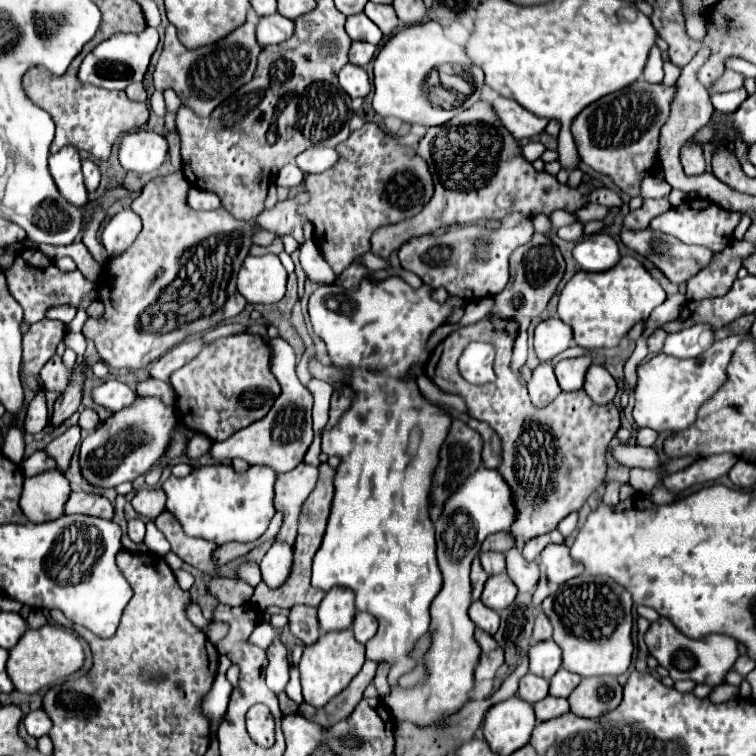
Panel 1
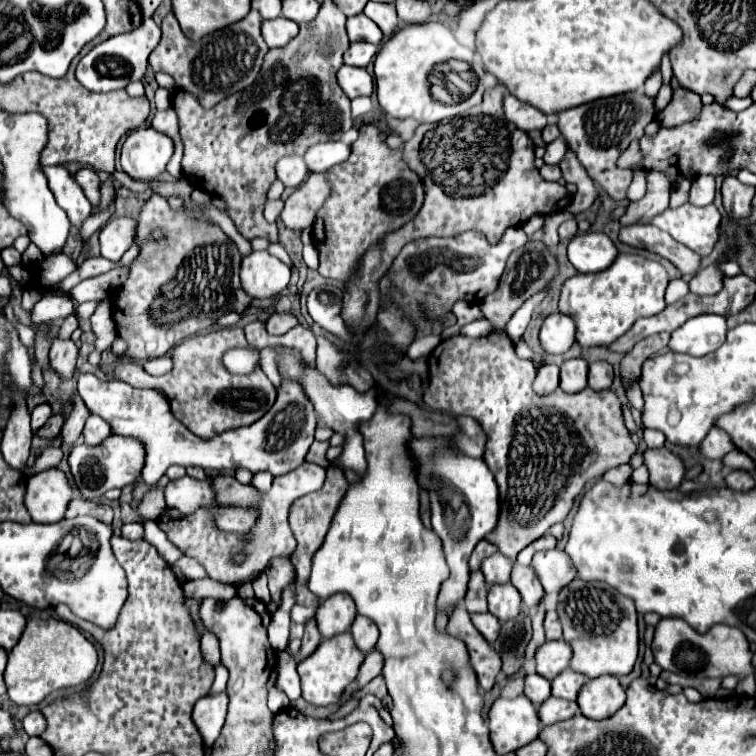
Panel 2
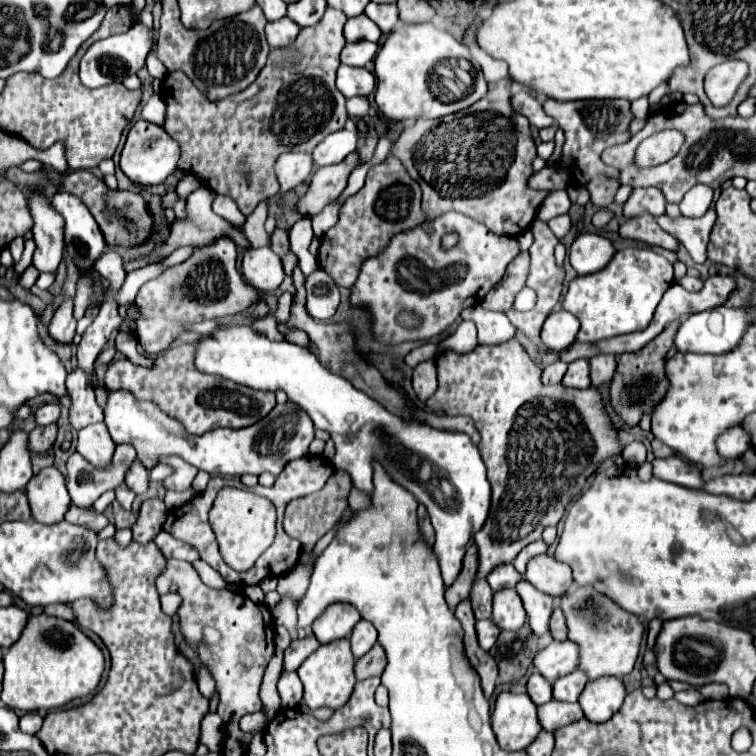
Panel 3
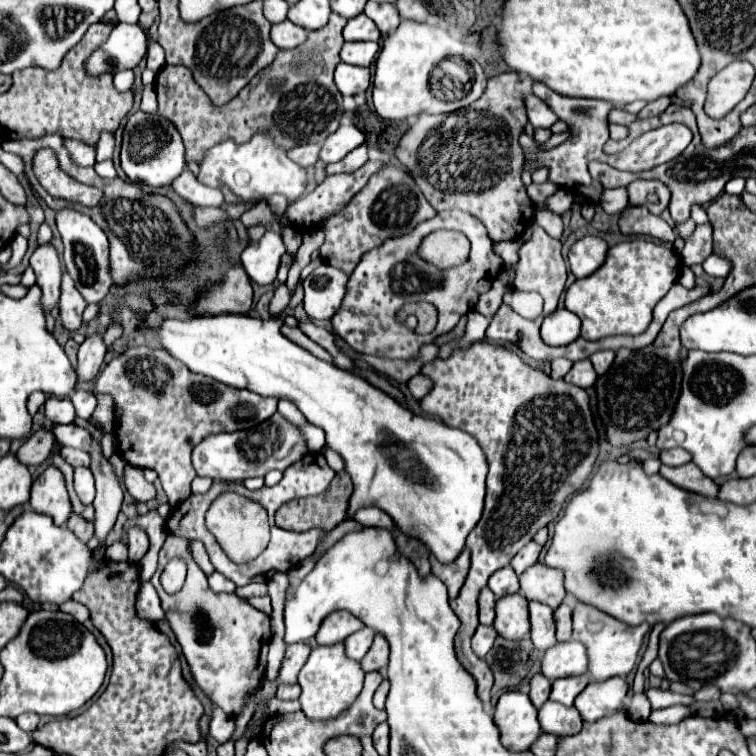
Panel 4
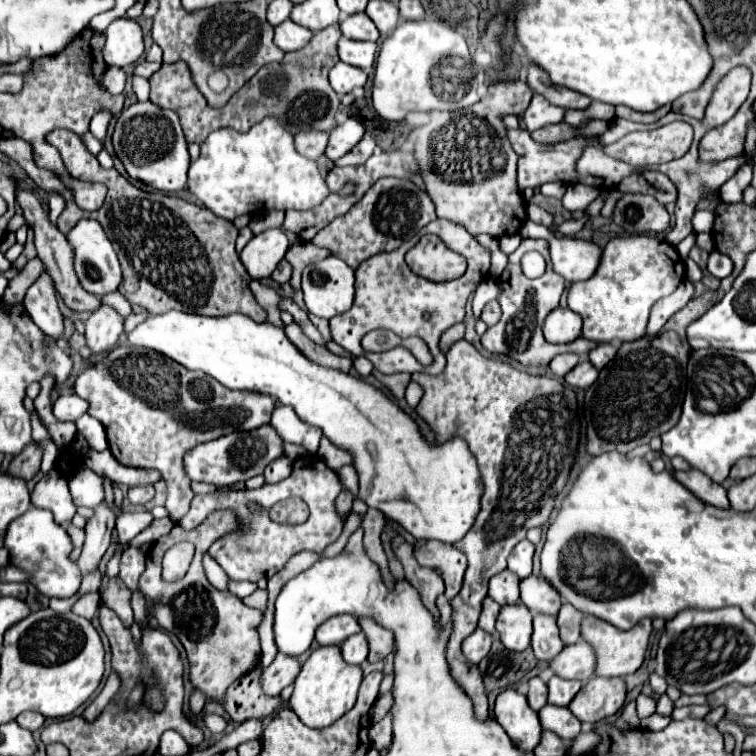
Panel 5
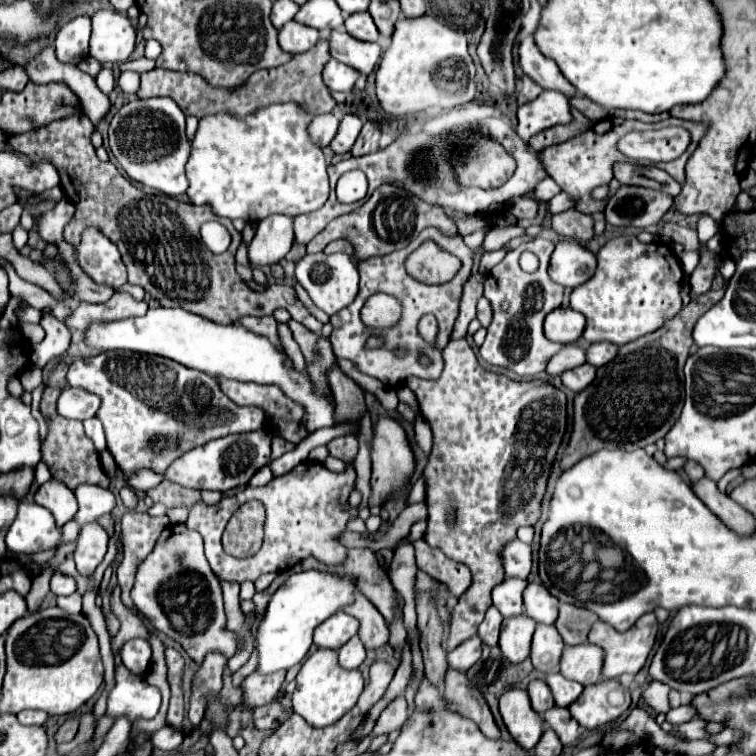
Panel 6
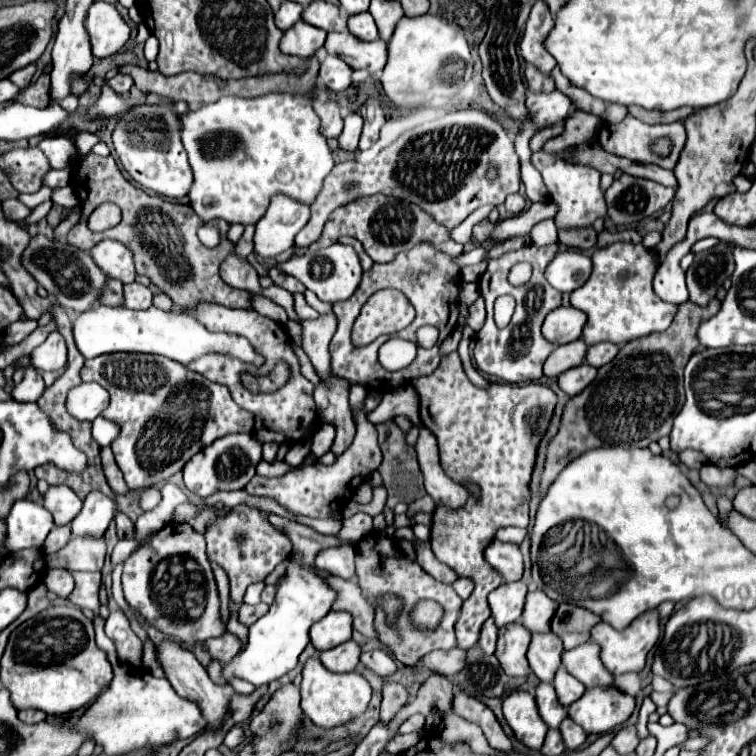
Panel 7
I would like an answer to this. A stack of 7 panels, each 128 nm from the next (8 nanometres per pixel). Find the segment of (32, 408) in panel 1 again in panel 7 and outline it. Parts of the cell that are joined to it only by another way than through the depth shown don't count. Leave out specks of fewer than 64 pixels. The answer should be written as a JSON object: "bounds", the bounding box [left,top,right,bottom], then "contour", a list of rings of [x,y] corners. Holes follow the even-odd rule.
{"bounds":[66,384,108,420],"contour":[[[80,384],[68,392],[66,408],[76,420],[94,420],[104,412],[108,406],[108,390],[104,390],[100,384]]]}

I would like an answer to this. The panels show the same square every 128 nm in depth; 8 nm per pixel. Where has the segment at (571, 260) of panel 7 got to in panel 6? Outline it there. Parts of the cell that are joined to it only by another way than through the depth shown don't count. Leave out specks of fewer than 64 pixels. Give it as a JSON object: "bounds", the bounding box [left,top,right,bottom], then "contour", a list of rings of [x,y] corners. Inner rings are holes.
{"bounds":[548,240,596,288],"contour":[[[562,240],[552,252],[548,274],[556,284],[564,288],[576,288],[578,284],[590,280],[594,270],[596,256],[590,250],[586,250],[574,240]]]}

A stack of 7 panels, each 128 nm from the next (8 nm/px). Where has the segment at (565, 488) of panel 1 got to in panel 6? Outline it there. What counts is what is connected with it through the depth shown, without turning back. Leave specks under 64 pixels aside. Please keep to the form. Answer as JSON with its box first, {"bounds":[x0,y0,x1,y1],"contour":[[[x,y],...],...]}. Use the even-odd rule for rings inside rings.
{"bounds":[406,338,566,740],"contour":[[[462,338],[462,340],[450,340],[448,346],[444,348],[442,352],[444,356],[444,370],[440,374],[440,378],[436,380],[424,380],[424,378],[416,378],[416,376],[410,376],[406,380],[406,386],[416,394],[418,398],[418,406],[420,406],[420,414],[424,416],[424,420],[430,424],[432,428],[432,434],[434,434],[434,448],[432,448],[432,454],[430,454],[430,460],[424,468],[424,476],[426,476],[426,484],[428,484],[428,490],[426,490],[426,504],[428,504],[428,530],[426,530],[426,536],[424,540],[432,546],[432,548],[440,548],[448,558],[460,562],[460,564],[466,564],[470,570],[472,570],[472,586],[468,588],[468,592],[464,596],[460,596],[458,604],[454,606],[452,610],[452,620],[450,620],[450,638],[448,638],[448,650],[456,648],[458,644],[462,644],[464,640],[476,636],[476,630],[478,630],[478,624],[484,620],[484,614],[486,610],[492,606],[492,600],[490,600],[490,592],[494,586],[498,586],[502,580],[504,580],[504,570],[502,570],[502,562],[500,562],[500,550],[502,546],[508,542],[508,540],[514,540],[516,538],[516,530],[520,526],[534,526],[536,520],[540,518],[540,502],[542,502],[542,496],[546,492],[546,480],[548,480],[548,474],[550,474],[550,464],[554,460],[554,454],[560,446],[560,440],[564,436],[564,428],[566,428],[566,396],[562,390],[554,388],[552,384],[544,384],[542,380],[528,380],[528,382],[514,382],[502,374],[494,374],[494,372],[486,372],[478,362],[476,362],[476,354],[474,350],[470,348],[470,344]],[[458,670],[446,672],[442,700],[446,702],[448,710],[474,720],[484,736],[488,736],[490,740],[500,740],[500,730],[494,722],[494,716],[484,696],[470,686],[464,672],[458,672]]]}

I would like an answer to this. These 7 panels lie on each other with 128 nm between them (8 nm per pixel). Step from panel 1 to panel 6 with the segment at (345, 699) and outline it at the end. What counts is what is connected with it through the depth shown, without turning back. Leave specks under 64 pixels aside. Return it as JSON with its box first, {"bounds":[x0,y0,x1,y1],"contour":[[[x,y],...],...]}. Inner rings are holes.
{"bounds":[342,592,388,648],"contour":[[[360,592],[354,594],[354,602],[342,608],[346,614],[352,614],[358,622],[358,636],[366,648],[380,648],[388,642],[388,626],[376,606]]]}

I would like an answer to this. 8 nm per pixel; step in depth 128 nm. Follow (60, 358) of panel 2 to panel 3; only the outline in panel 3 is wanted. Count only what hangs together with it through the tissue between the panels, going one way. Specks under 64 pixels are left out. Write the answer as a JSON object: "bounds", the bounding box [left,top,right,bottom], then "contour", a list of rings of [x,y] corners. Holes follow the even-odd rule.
{"bounds":[50,298,76,344],"contour":[[[64,298],[64,302],[54,312],[54,318],[50,322],[50,334],[58,342],[70,344],[76,334],[76,318],[74,318],[74,300]]]}

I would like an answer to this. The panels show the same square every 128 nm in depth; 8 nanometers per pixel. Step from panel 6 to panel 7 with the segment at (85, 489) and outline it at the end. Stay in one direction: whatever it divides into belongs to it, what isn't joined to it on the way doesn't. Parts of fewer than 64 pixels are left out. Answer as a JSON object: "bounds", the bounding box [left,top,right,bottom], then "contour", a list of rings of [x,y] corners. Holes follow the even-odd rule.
{"bounds":[72,492,114,538],"contour":[[[90,492],[84,500],[80,514],[72,520],[72,536],[92,536],[102,538],[108,524],[114,518],[114,500],[102,492]]]}

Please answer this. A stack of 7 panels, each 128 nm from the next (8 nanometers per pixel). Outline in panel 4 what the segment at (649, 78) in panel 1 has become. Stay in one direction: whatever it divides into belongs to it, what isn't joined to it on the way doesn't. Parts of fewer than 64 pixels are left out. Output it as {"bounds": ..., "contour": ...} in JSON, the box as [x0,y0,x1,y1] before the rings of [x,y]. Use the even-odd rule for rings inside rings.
{"bounds":[608,110,636,126],"contour":[[[612,110],[608,114],[608,122],[612,122],[612,124],[624,124],[626,126],[634,120],[636,120],[636,114],[628,114],[628,112],[622,112],[622,110]]]}

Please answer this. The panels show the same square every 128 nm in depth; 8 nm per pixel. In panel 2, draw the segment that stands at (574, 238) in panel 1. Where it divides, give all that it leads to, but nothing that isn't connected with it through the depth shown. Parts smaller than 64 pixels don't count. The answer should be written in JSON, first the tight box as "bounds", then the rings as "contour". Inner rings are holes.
{"bounds":[558,220,578,240],"contour":[[[566,220],[566,222],[562,222],[560,224],[560,228],[558,228],[558,234],[560,234],[560,240],[570,240],[574,234],[578,232],[578,226],[576,226],[576,220]]]}

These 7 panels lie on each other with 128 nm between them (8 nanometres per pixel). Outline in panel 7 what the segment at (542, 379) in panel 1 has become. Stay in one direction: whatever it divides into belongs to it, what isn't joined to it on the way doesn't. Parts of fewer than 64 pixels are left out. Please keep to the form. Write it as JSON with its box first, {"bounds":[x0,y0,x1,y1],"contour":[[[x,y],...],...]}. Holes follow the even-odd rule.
{"bounds":[544,340,588,378],"contour":[[[574,340],[570,344],[562,344],[558,346],[544,362],[544,376],[548,378],[556,378],[562,372],[566,372],[568,368],[576,368],[580,364],[584,364],[586,358],[586,350],[588,346],[584,344],[584,340]]]}

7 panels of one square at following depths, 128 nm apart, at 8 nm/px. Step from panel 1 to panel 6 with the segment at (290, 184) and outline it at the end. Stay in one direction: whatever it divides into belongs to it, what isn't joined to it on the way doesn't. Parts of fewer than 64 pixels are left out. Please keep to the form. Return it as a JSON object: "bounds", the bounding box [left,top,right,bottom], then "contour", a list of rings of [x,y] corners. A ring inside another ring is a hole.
{"bounds":[310,112,340,146],"contour":[[[330,112],[330,114],[318,114],[312,122],[310,122],[310,136],[314,140],[314,144],[318,146],[328,146],[332,142],[332,138],[336,136],[338,132],[338,126],[340,126],[340,120]]]}

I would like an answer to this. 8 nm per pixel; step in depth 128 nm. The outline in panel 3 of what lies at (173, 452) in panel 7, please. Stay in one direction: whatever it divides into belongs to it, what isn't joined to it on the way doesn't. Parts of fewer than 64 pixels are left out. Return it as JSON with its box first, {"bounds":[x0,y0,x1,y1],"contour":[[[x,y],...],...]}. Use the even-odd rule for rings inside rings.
{"bounds":[104,344,274,492],"contour":[[[182,344],[164,350],[156,356],[152,366],[140,366],[130,360],[110,362],[104,386],[108,390],[126,390],[132,392],[138,400],[154,400],[162,412],[182,422],[186,432],[204,434],[216,428],[246,428],[256,420],[264,418],[274,406],[274,392],[258,392],[220,376],[208,376],[194,368],[194,346]],[[162,456],[160,462],[162,462],[162,464],[168,464],[168,466],[174,468],[174,472],[164,480],[166,490],[184,492],[184,490],[190,488],[194,476],[198,474],[198,470],[196,470],[192,464],[184,462],[180,456]]]}

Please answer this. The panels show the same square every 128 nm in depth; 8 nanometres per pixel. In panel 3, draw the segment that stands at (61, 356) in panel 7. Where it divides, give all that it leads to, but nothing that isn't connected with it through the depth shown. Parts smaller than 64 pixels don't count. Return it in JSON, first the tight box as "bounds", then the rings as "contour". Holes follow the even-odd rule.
{"bounds":[28,192,64,272],"contour":[[[30,192],[28,206],[34,216],[34,266],[38,272],[56,272],[62,260],[64,250],[64,230],[62,230],[62,218],[56,214],[52,204],[38,192]]]}

